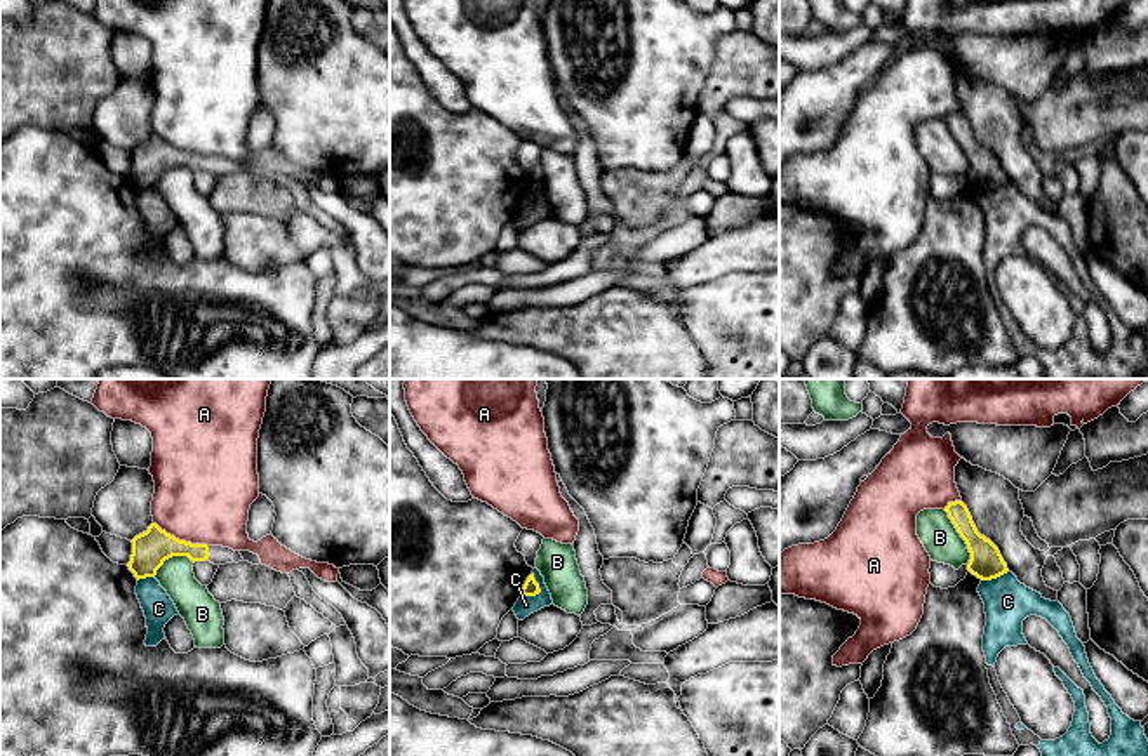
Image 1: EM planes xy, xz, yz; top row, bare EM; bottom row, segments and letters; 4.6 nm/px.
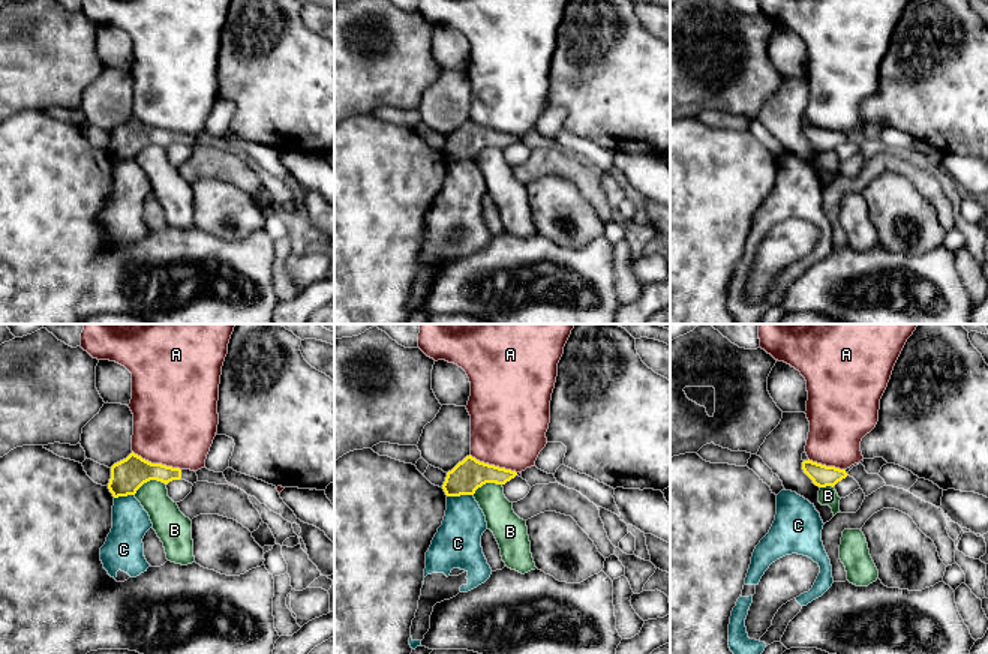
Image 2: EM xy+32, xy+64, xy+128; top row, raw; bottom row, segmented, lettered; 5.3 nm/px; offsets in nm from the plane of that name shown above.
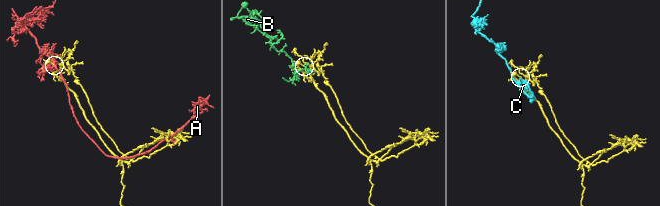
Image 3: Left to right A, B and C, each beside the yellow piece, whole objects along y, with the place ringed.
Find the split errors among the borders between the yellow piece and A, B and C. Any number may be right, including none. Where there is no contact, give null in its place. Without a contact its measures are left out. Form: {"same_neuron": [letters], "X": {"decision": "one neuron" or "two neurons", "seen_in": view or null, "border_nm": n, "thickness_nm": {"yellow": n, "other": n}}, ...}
{"same_neuron": [], "A": {"decision": "two neurons", "seen_in": "xy", "border_nm": 280, "thickness_nm": {"yellow": 170, "other": 440}}, "B": {"decision": "two neurons", "seen_in": "yz", "border_nm": 280, "thickness_nm": {"yellow": 150, "other": 170}}, "C": {"decision": "two neurons", "seen_in": "xz", "border_nm": 140, "thickness_nm": {"yellow": 80, "other": 90}}}

